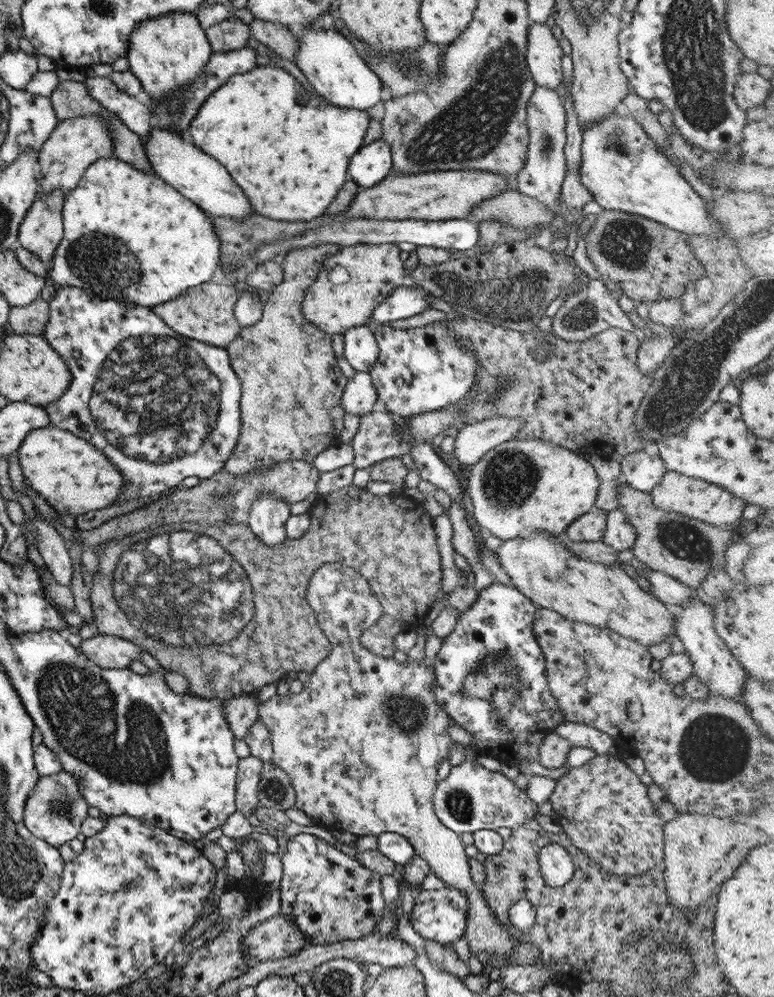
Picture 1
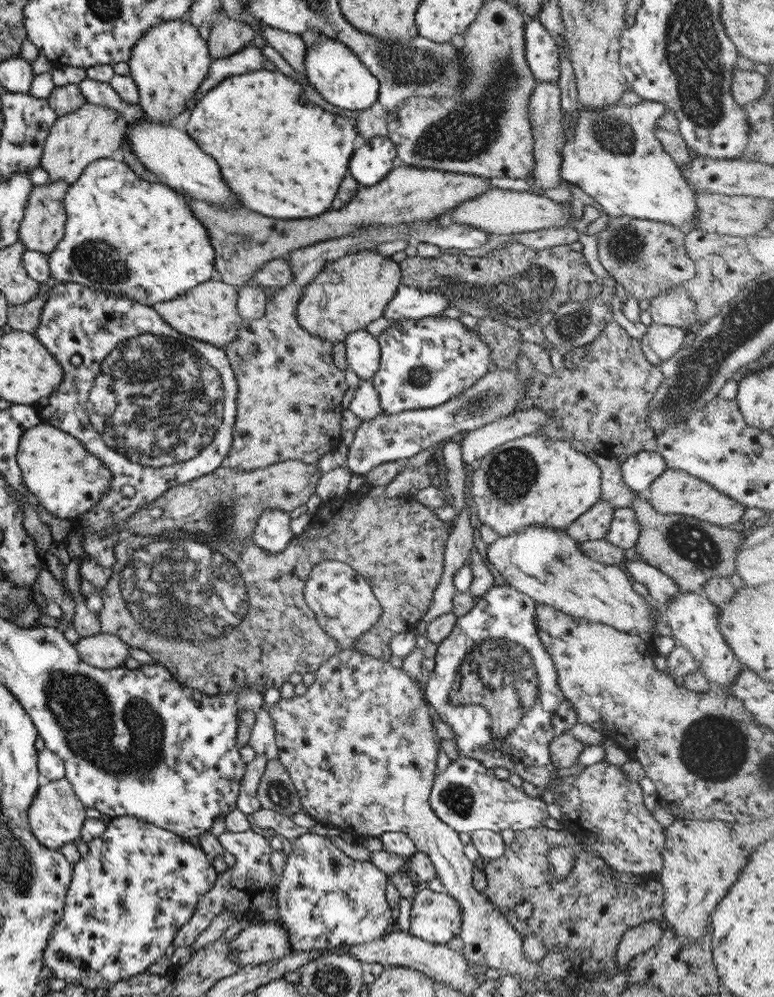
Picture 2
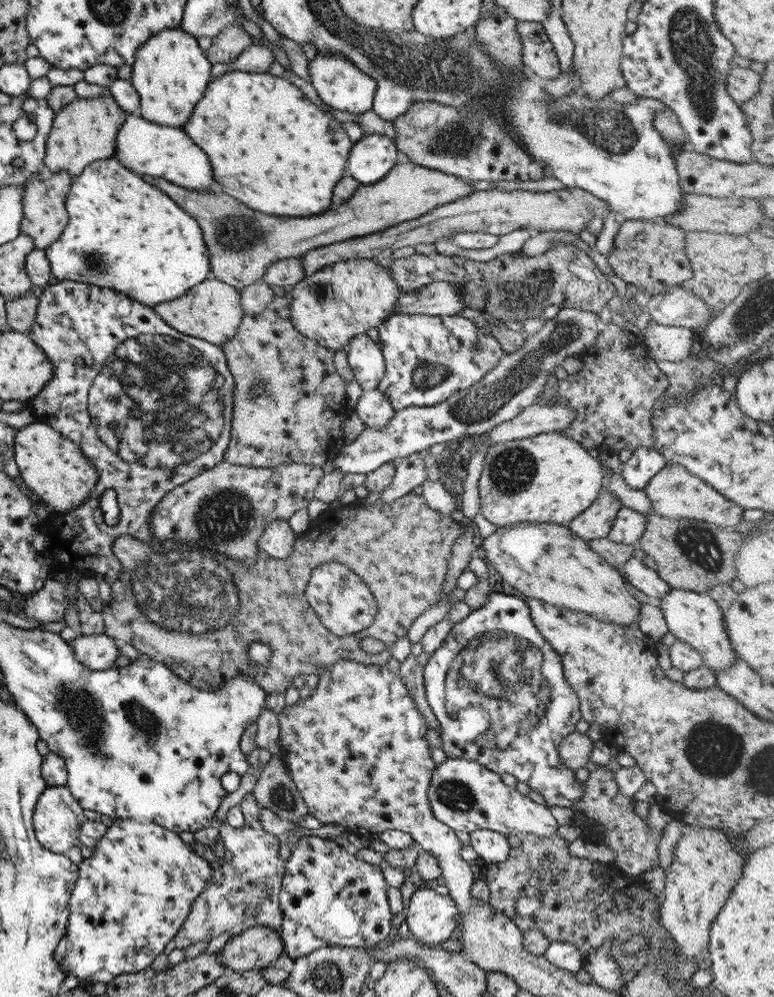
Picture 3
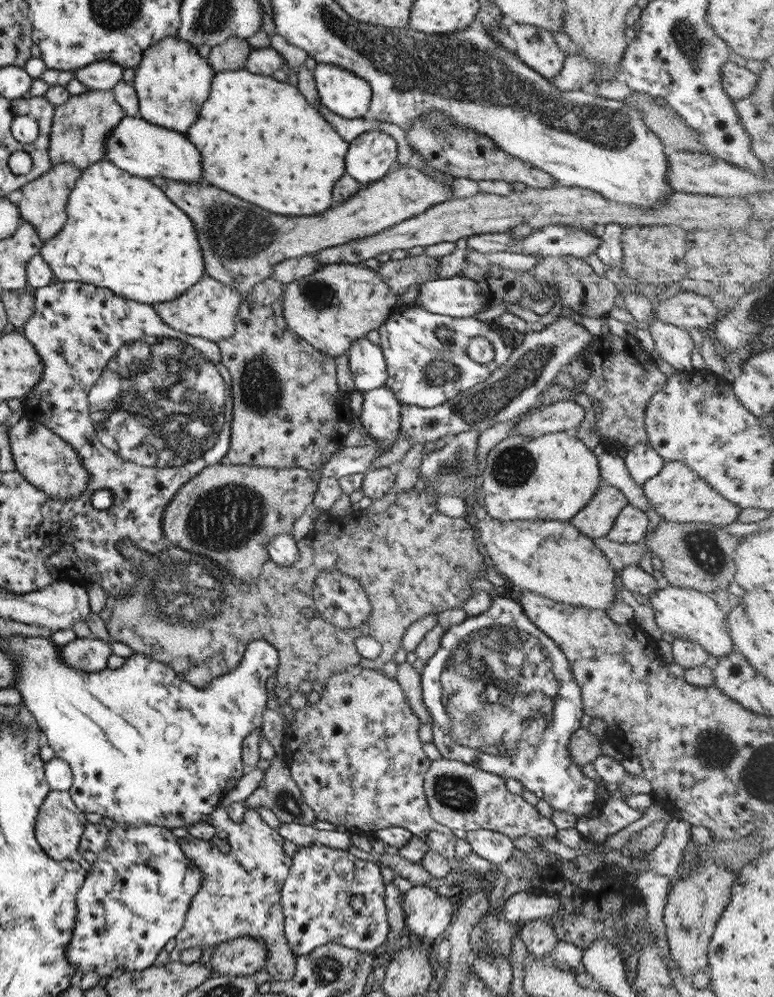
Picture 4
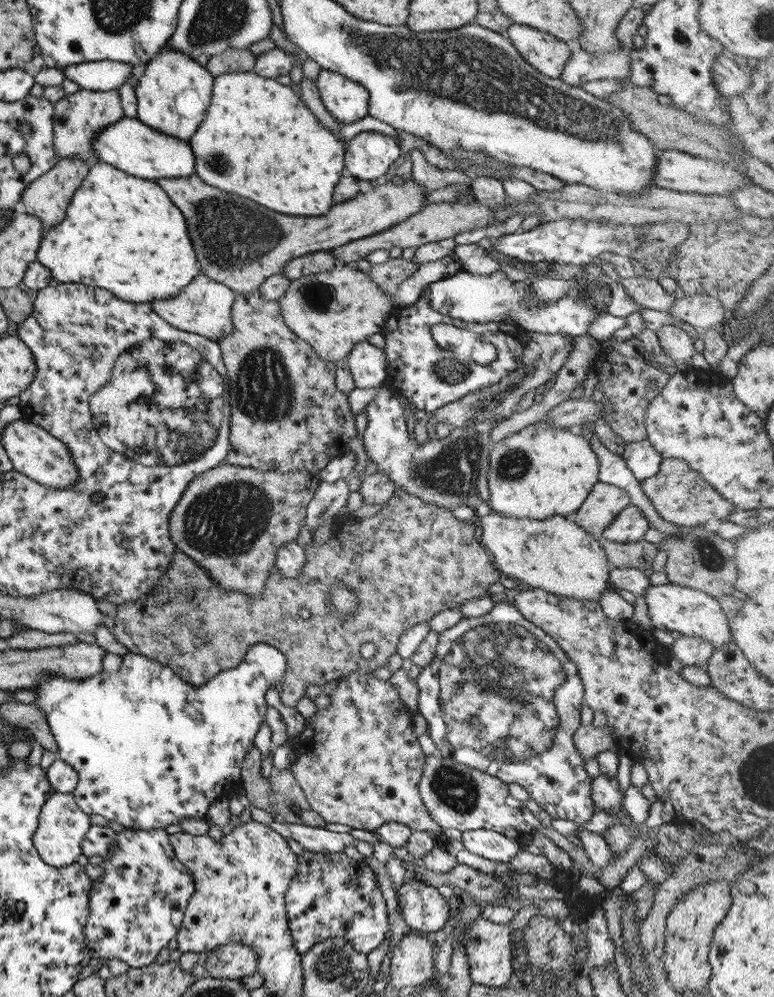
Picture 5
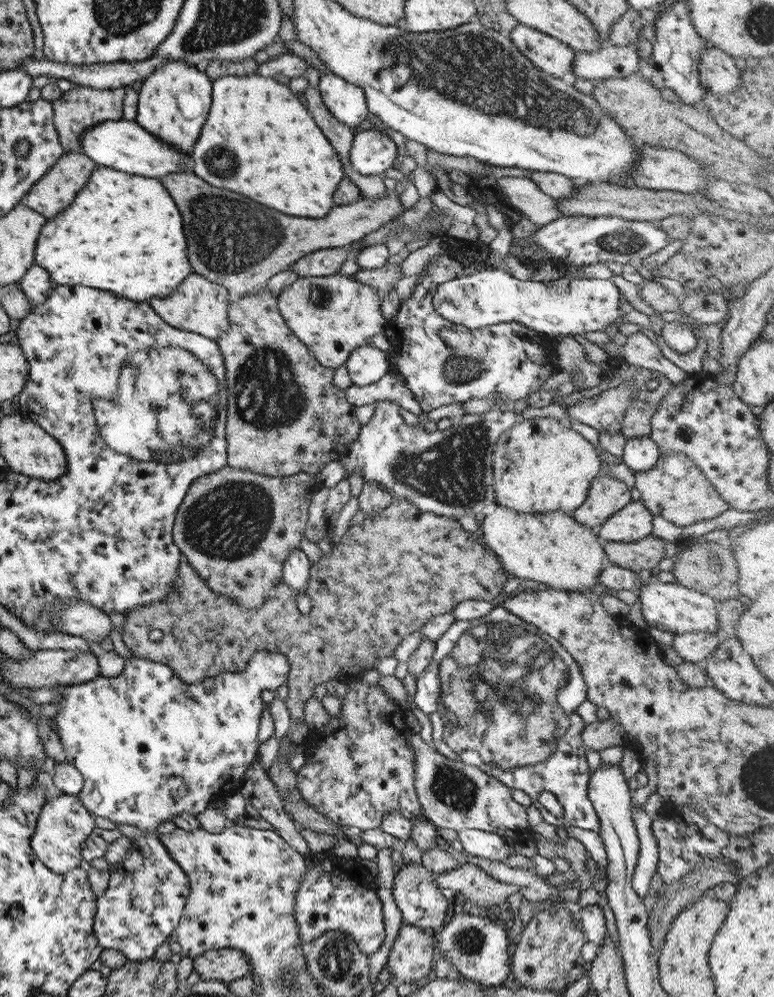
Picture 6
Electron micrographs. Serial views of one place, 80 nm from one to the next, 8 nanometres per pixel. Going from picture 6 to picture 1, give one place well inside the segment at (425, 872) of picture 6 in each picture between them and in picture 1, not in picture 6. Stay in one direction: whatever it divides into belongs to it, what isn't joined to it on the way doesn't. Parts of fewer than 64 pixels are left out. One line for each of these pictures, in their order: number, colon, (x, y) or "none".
1: (440, 915)
2: (435, 917)
3: (430, 918)
4: (426, 914)
5: (424, 911)

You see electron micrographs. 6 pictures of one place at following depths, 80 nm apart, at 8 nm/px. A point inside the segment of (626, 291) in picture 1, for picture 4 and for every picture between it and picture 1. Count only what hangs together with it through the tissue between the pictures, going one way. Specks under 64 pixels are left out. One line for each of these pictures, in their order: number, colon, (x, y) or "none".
2: (647, 258)
3: (650, 255)
4: (653, 254)

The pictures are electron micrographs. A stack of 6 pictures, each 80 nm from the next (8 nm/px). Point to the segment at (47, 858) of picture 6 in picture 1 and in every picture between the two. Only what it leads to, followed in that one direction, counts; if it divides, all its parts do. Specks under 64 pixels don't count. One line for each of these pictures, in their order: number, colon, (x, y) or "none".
1: (53, 812)
2: (55, 816)
3: (57, 818)
4: (58, 826)
5: (61, 826)

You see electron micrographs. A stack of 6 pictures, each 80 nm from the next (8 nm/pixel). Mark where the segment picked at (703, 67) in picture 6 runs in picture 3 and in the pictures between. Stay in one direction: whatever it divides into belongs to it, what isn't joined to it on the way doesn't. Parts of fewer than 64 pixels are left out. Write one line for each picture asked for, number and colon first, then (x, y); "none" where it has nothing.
3: (742, 83)
4: (737, 81)
5: (729, 79)

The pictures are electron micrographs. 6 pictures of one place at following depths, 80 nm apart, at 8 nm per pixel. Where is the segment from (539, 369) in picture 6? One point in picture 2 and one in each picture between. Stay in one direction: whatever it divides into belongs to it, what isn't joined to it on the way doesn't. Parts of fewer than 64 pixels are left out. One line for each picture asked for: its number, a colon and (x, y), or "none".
2: (424, 362)
3: (426, 359)
4: (422, 372)
5: (474, 355)

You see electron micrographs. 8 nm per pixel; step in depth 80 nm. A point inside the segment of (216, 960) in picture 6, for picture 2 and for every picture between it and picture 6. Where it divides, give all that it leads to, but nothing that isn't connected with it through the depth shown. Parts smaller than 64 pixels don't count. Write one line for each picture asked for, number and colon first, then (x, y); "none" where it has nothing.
2: (258, 943)
3: (255, 948)
4: (245, 955)
5: (233, 960)

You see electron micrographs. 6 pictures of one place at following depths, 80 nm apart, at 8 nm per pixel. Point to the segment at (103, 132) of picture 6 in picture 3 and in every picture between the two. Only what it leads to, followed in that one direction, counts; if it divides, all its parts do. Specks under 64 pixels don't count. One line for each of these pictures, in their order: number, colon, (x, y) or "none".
3: (142, 147)
4: (141, 149)
5: (129, 145)

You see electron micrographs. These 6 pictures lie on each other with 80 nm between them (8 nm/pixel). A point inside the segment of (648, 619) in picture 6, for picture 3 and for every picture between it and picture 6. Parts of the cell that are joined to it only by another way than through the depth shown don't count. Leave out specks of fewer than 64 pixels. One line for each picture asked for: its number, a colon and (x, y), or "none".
3: (692, 617)
4: (684, 613)
5: (679, 610)

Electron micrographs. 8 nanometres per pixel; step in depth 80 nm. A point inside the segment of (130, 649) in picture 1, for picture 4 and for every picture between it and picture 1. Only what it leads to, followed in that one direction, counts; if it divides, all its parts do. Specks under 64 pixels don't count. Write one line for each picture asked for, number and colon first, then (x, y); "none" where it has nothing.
2: (101, 650)
3: (98, 652)
4: (89, 654)

